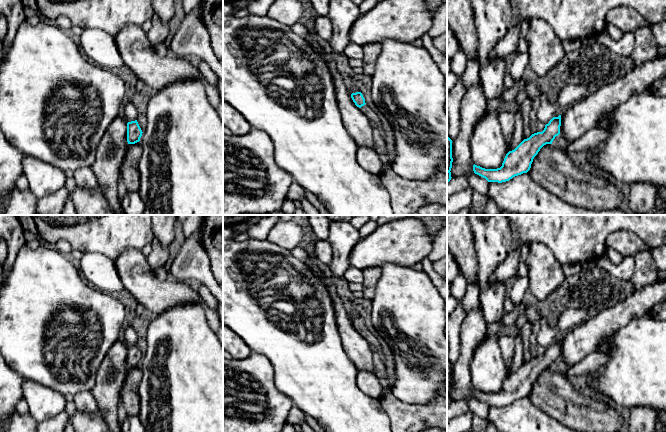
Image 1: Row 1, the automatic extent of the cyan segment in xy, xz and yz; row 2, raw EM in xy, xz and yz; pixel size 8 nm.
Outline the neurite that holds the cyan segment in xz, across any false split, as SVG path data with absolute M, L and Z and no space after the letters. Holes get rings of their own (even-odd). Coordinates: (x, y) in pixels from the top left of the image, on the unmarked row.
M361 316L352 317L351 322L353 326L355 327L355 329L359 332L361 332L362 330L366 328L365 323Z

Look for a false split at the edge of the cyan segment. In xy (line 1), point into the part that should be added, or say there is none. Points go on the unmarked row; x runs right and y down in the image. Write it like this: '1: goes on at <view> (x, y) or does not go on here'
1: does not go on here

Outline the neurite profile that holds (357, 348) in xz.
M309 256L304 262L322 278L324 284L327 286L329 296L332 300L334 312L336 316L336 323L338 332L340 334L343 349L351 362L354 363L358 371L367 371L374 373L380 377L385 385L392 387L392 382L386 380L385 376L377 364L369 342L364 338L361 332L357 331L351 322L349 310L344 306L341 298L337 294L335 285L331 282L330 277L327 277L319 267L318 259Z

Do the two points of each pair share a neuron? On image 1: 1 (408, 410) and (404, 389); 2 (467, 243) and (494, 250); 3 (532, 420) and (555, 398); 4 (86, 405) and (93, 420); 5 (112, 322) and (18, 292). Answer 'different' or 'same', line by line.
1: different
2: different
3: different
4: different
5: same

